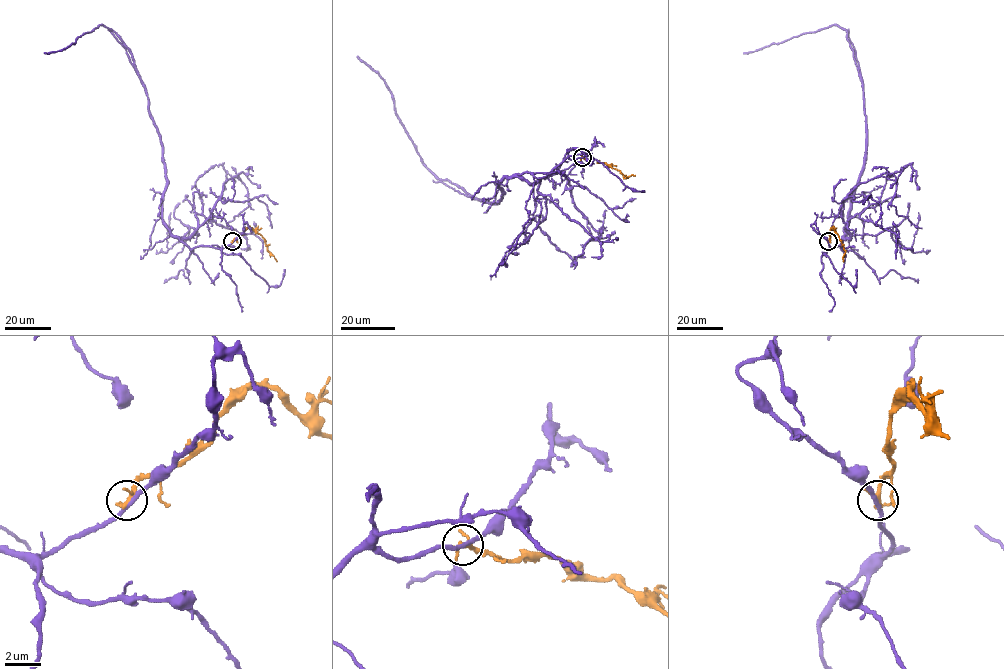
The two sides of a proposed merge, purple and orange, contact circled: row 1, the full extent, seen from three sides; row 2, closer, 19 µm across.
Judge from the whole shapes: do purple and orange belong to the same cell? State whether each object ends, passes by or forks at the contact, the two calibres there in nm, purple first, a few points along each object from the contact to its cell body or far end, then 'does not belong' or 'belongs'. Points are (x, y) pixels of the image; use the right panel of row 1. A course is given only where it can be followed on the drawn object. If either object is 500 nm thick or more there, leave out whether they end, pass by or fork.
purple passes by; orange passes by; 240 nm thick on the purple side, 240 nm on the other; purple runs (828, 242), (829, 248), (841, 248), (866, 140), (863, 86), (847, 32), (832, 25), (744, 52); orange runs (828, 241), (833, 227), (845, 251), (843, 261); does not belong

